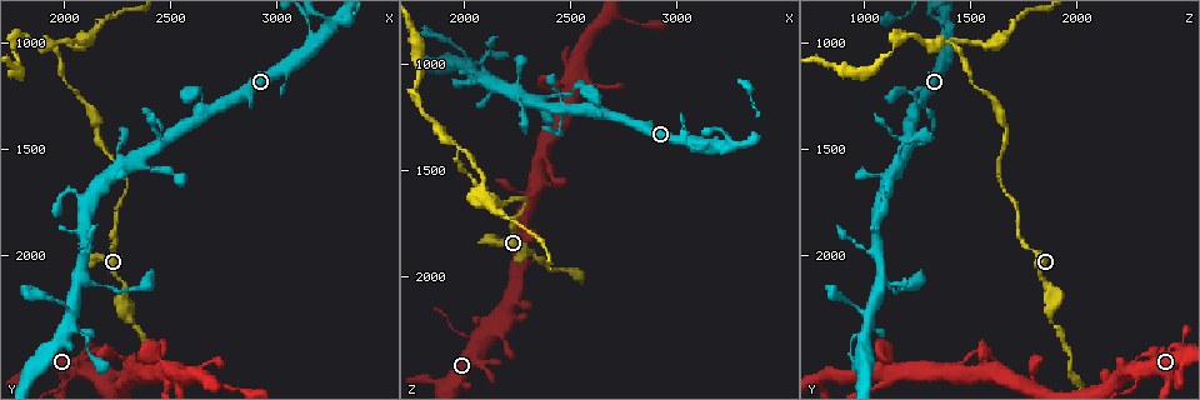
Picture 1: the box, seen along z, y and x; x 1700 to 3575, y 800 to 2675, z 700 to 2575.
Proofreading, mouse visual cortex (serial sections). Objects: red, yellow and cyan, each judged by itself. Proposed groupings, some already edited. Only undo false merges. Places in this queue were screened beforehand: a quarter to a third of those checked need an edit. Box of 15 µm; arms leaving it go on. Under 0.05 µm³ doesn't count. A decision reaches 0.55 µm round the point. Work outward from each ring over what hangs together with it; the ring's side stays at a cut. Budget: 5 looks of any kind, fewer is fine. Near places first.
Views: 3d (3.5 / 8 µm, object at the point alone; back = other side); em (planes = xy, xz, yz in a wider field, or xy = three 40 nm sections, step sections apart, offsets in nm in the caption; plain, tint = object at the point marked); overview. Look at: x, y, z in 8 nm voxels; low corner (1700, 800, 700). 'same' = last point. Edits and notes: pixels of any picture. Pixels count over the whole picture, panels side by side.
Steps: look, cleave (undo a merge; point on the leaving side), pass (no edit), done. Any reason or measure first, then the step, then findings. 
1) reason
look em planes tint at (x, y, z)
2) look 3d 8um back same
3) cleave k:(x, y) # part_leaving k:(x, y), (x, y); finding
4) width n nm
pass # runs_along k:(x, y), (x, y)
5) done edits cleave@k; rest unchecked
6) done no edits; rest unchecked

look 3d 3.5um at (2020, 2580, 2270)

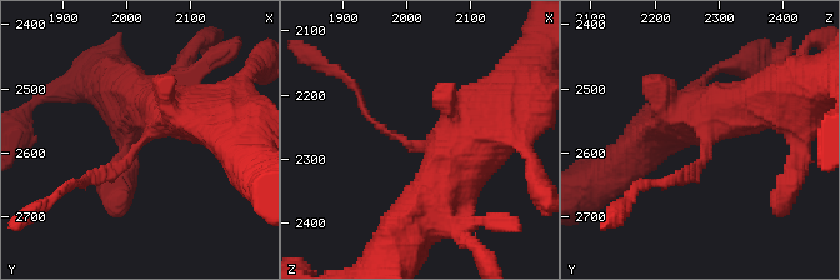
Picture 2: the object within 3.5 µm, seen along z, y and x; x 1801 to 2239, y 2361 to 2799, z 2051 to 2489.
arm_widths 100, 600 nm; now the EM
look em xy step 1 tint at (2015, 2580, 2275)

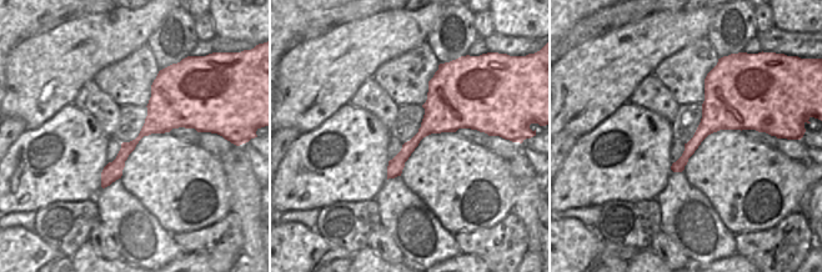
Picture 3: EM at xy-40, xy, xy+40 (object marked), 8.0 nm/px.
look em planes tint same

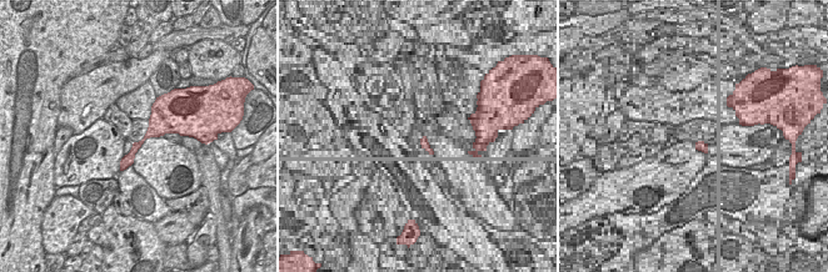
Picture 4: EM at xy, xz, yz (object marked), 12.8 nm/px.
pass # runs_along 4:(158, 105), (158, 125), (123, 166); all the same cell

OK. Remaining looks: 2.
thin neck
look 3d 3.5um back at (2330, 2320, 1890)

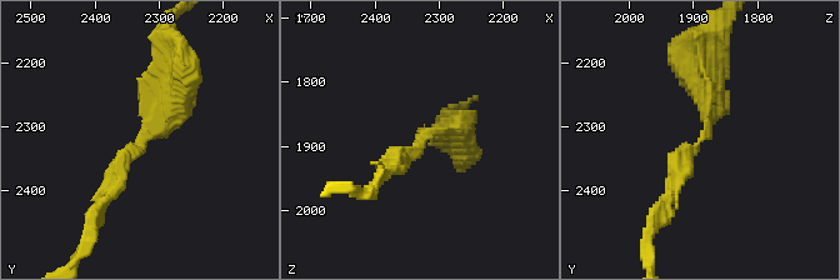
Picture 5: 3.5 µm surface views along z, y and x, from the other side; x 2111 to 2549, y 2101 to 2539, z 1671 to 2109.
arm_widths 150, 400 nm; now the EM
look em planes tint at (2325, 2335, 1900)

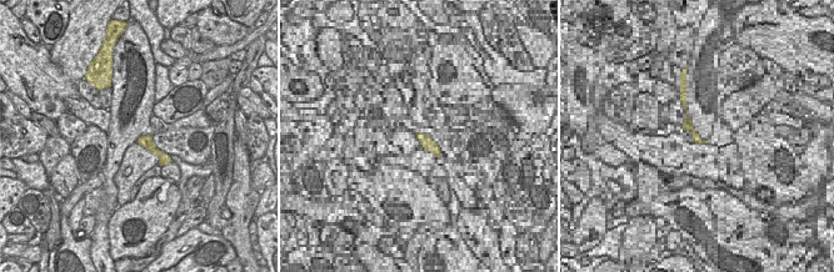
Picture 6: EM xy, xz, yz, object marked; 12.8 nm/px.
pass # runs_along 6:(141, 140), (166, 160); continuous, no second cell

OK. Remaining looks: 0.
done no edits; rest unchecked

